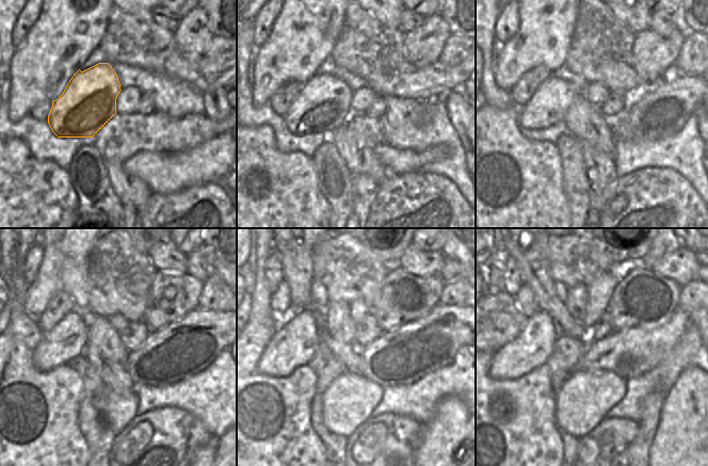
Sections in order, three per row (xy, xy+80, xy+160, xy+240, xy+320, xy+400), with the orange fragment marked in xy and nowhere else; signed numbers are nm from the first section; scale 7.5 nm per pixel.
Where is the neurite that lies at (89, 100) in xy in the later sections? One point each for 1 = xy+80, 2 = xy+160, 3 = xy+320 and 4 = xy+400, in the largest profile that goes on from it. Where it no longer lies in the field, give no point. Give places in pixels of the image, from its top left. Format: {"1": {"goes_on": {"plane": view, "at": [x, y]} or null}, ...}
{"1": {"goes_on": {"plane": "xy+80", "at": [324, 102]}}, "2": {"goes_on": {"plane": "xy+160", "at": [549, 103]}}, "3": {"goes_on": {"plane": "xy+320", "at": [294, 343]}}, "4": {"goes_on": {"plane": "xy+400", "at": [532, 348]}}}

